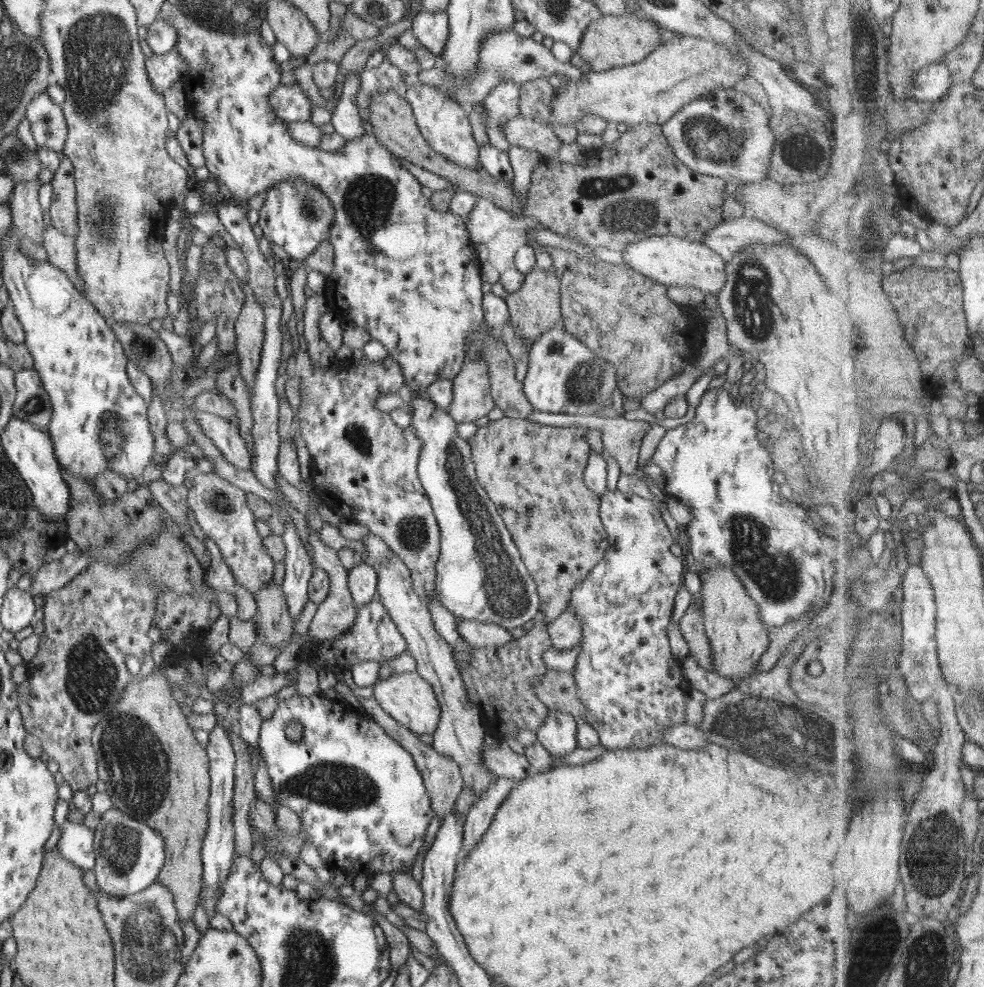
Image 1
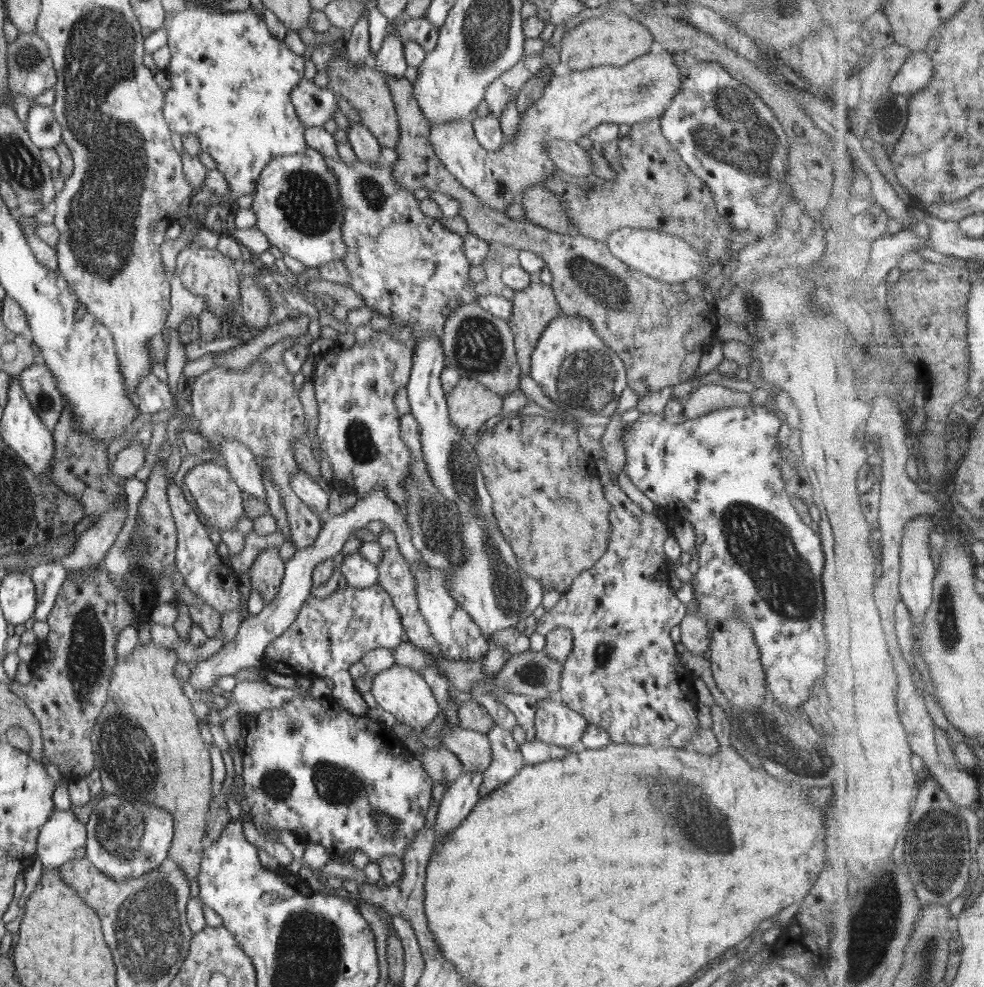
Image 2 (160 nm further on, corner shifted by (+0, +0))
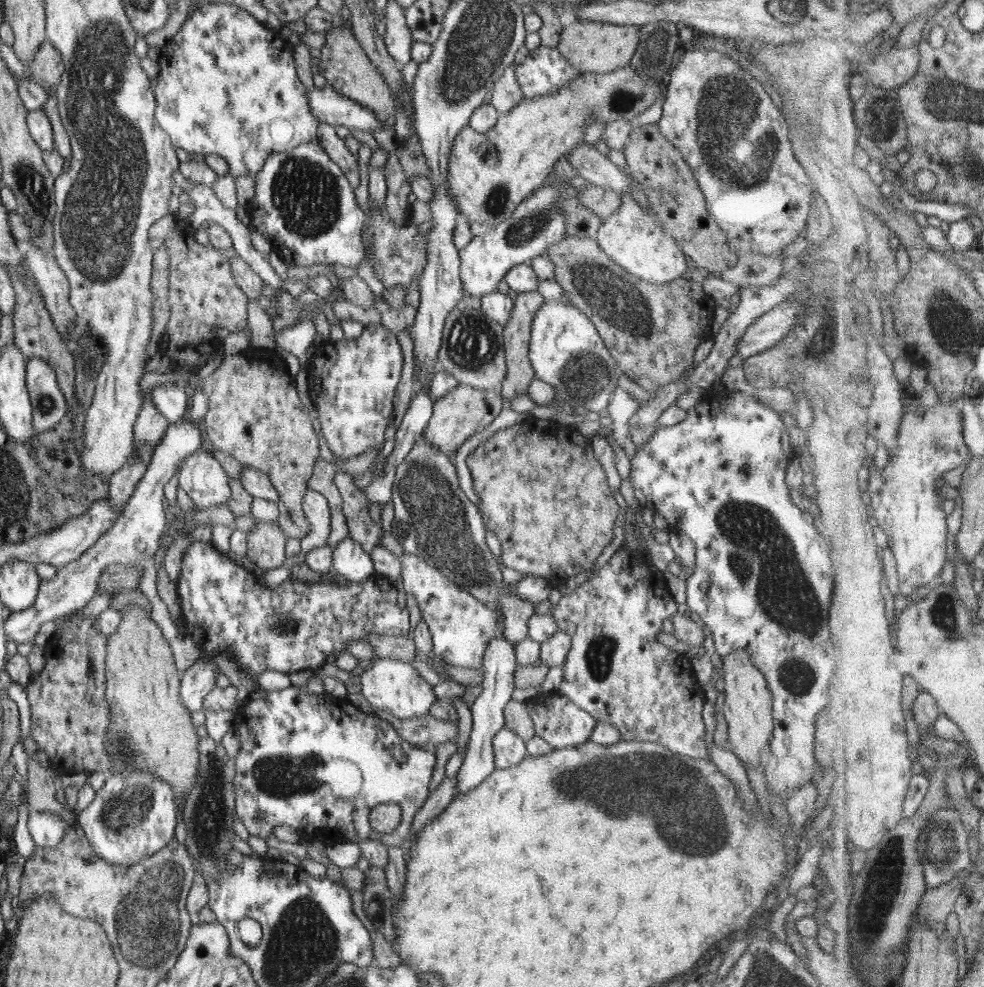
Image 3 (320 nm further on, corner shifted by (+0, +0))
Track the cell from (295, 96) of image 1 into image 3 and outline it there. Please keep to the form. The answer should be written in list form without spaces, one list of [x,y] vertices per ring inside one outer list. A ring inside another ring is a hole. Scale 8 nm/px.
[[[328,84],[324,89],[314,89],[307,95],[313,115],[318,118],[320,124],[346,126],[349,129],[370,133],[376,128],[380,130],[383,126],[383,122],[379,121],[374,113],[355,100],[336,92],[336,89]]]

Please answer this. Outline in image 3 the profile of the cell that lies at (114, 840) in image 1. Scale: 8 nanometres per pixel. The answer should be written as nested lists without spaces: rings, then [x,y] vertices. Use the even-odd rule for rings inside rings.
[[[138,767],[108,775],[105,785],[95,792],[94,800],[78,812],[78,823],[98,858],[116,866],[134,866],[175,837],[177,826],[175,794],[169,782]]]

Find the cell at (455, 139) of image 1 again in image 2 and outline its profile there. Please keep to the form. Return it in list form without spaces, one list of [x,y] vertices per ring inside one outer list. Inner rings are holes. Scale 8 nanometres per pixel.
[[[661,52],[659,54],[648,53],[624,66],[602,65],[591,69],[574,71],[563,76],[555,76],[548,82],[543,93],[528,107],[523,115],[517,130],[516,142],[504,141],[500,152],[492,154],[486,152],[477,142],[471,118],[453,118],[448,122],[437,122],[431,125],[430,144],[440,162],[446,167],[450,174],[471,191],[477,200],[482,200],[495,211],[504,212],[510,204],[515,203],[517,198],[529,187],[540,185],[547,176],[556,169],[551,158],[544,150],[544,143],[558,138],[558,140],[574,141],[586,136],[599,124],[629,124],[639,123],[653,118],[660,118],[665,108],[671,103],[672,97],[679,91],[681,83],[681,72],[685,66],[678,67],[674,63],[672,52]]]

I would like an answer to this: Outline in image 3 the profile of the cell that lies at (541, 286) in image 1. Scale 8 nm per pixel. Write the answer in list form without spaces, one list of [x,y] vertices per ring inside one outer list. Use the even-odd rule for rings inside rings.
[[[537,290],[518,293],[514,300],[513,311],[511,312],[508,322],[503,325],[504,349],[506,349],[506,378],[502,382],[499,391],[504,400],[511,401],[516,396],[526,395],[528,387],[532,383],[534,370],[529,360],[529,344],[531,338],[532,321],[543,302],[546,301]]]

